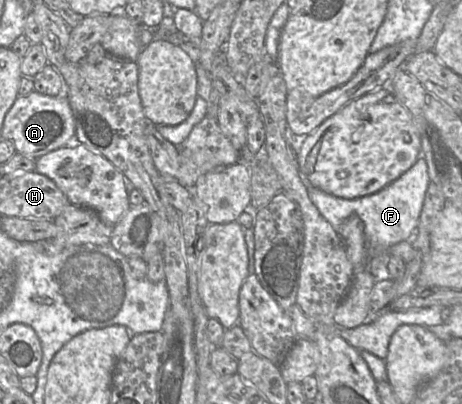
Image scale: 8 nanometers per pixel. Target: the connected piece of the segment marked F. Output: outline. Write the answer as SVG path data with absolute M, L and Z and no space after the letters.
M423 156L395 181L380 191L355 199L345 199L328 194L307 183L308 196L319 213L339 232L343 221L352 214L357 215L364 225L364 235L369 256L363 268L375 278L388 278L387 250L402 241L413 239L418 227L425 195L430 183L428 166Z

